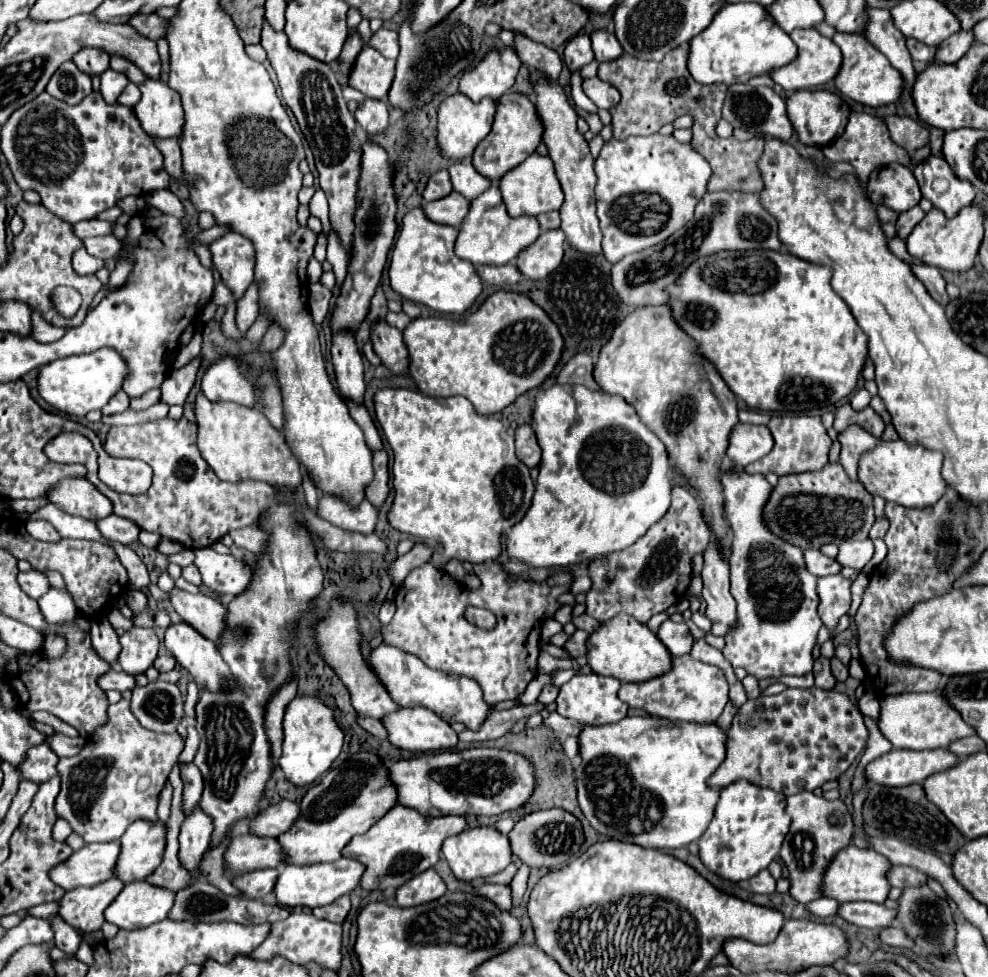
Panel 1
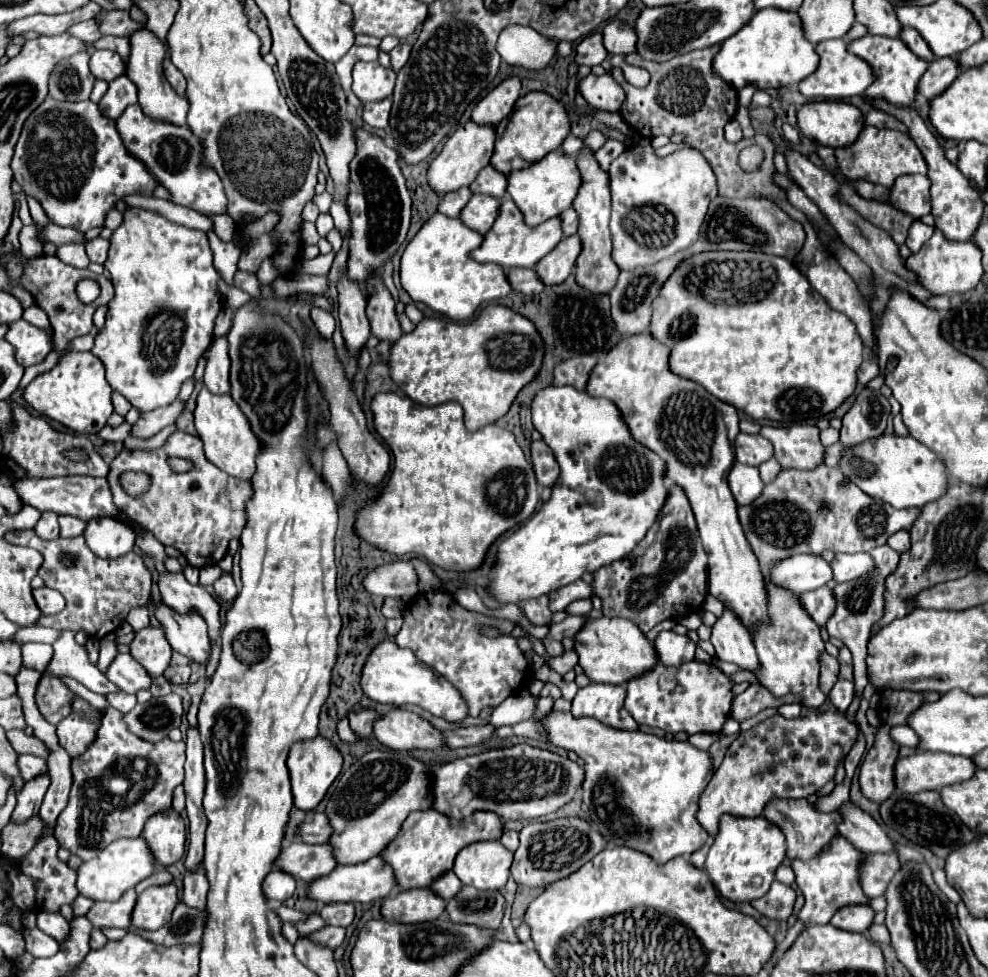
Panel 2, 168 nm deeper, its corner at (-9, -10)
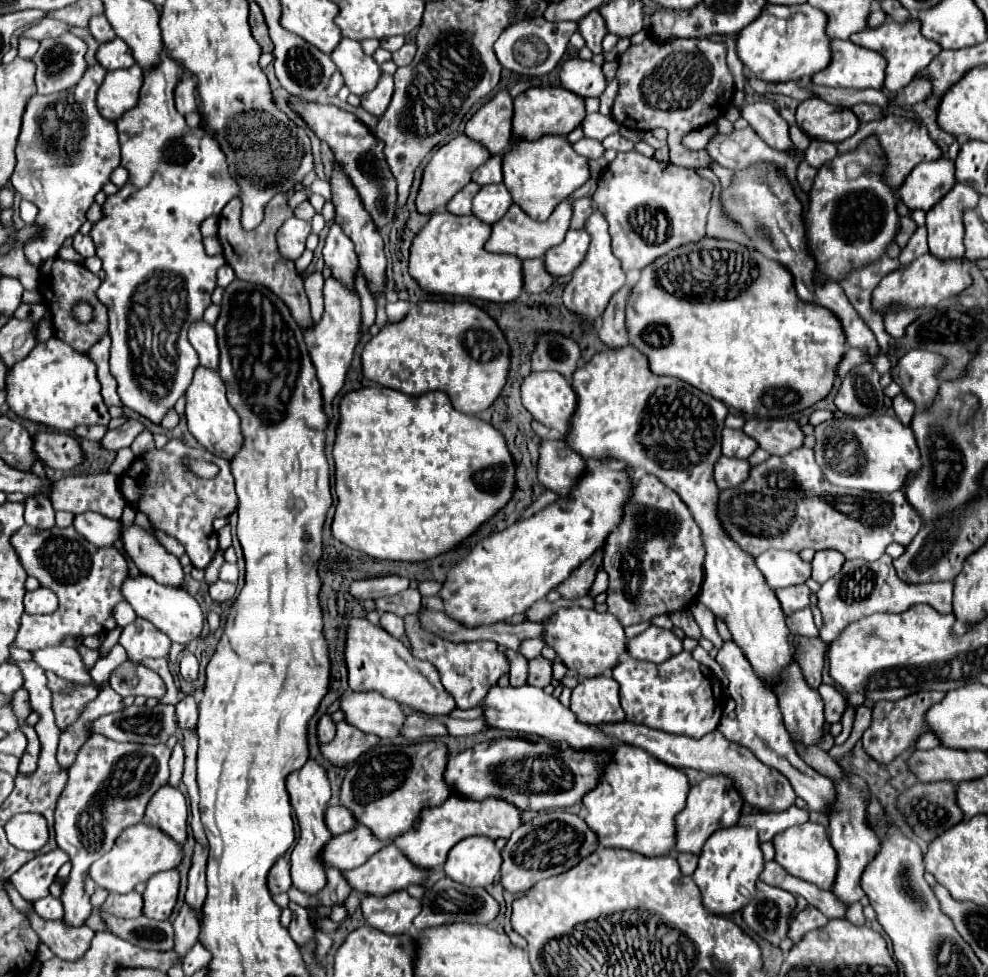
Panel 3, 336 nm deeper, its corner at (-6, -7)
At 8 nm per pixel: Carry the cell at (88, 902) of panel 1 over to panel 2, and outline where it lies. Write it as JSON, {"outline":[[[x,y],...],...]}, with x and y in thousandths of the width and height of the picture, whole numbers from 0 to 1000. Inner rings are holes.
{"outline":[[[131,911],[131,915],[124,915],[118,923],[98,923],[90,931],[88,940],[94,944],[96,950],[104,950],[104,948],[131,950],[137,921],[139,921],[137,911]]]}

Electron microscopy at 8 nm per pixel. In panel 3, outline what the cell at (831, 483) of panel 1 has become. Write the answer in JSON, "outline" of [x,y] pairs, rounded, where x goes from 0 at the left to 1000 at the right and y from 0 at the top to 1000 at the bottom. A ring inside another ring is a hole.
{"outline":[[[816,458],[802,462],[794,468],[779,468],[777,472],[761,478],[757,492],[753,492],[751,496],[743,501],[735,501],[729,505],[727,527],[729,527],[733,541],[739,546],[739,550],[761,570],[767,570],[771,564],[777,564],[777,562],[787,562],[789,558],[794,562],[796,558],[796,562],[806,564],[806,566],[810,566],[816,560],[822,560],[826,564],[846,562],[856,572],[872,570],[877,574],[887,574],[895,568],[895,562],[901,556],[907,554],[907,556],[919,558],[933,537],[933,529],[929,527],[929,523],[925,523],[921,515],[917,515],[915,503],[897,507],[897,505],[860,503],[860,501],[846,498],[832,486],[824,470],[824,462]],[[791,490],[800,490],[802,496],[798,501],[789,501],[787,492]]]}

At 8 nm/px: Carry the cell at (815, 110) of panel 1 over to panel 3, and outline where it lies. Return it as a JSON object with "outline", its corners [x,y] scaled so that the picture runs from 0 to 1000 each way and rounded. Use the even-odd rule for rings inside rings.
{"outline":[[[820,99],[806,112],[806,128],[820,142],[850,146],[868,134],[870,124],[862,112],[844,110],[828,99]]]}

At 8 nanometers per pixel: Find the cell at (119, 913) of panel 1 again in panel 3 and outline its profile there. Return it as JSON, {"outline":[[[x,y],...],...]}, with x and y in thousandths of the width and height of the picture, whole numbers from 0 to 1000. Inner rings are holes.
{"outline":[[[178,889],[154,896],[148,904],[144,934],[148,939],[160,941],[160,943],[170,941],[178,926],[180,906],[182,906],[182,898],[180,898]]]}

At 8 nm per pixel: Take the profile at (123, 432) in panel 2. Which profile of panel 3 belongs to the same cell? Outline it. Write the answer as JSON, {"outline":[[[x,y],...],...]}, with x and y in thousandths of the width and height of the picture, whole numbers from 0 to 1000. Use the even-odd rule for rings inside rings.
{"outline":[[[79,437],[79,439],[75,439],[75,445],[99,451],[99,449],[103,449],[103,445],[107,445],[107,441],[109,441],[109,437]]]}

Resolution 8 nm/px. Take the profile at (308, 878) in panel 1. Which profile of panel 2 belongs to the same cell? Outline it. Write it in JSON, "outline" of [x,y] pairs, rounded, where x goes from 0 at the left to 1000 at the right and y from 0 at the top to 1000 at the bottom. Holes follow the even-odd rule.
{"outline":[[[380,876],[371,882],[341,886],[337,895],[329,899],[321,899],[321,903],[315,903],[313,907],[313,919],[321,923],[378,923],[378,921],[388,921],[400,909],[402,909],[402,901],[398,888],[386,876]]]}

